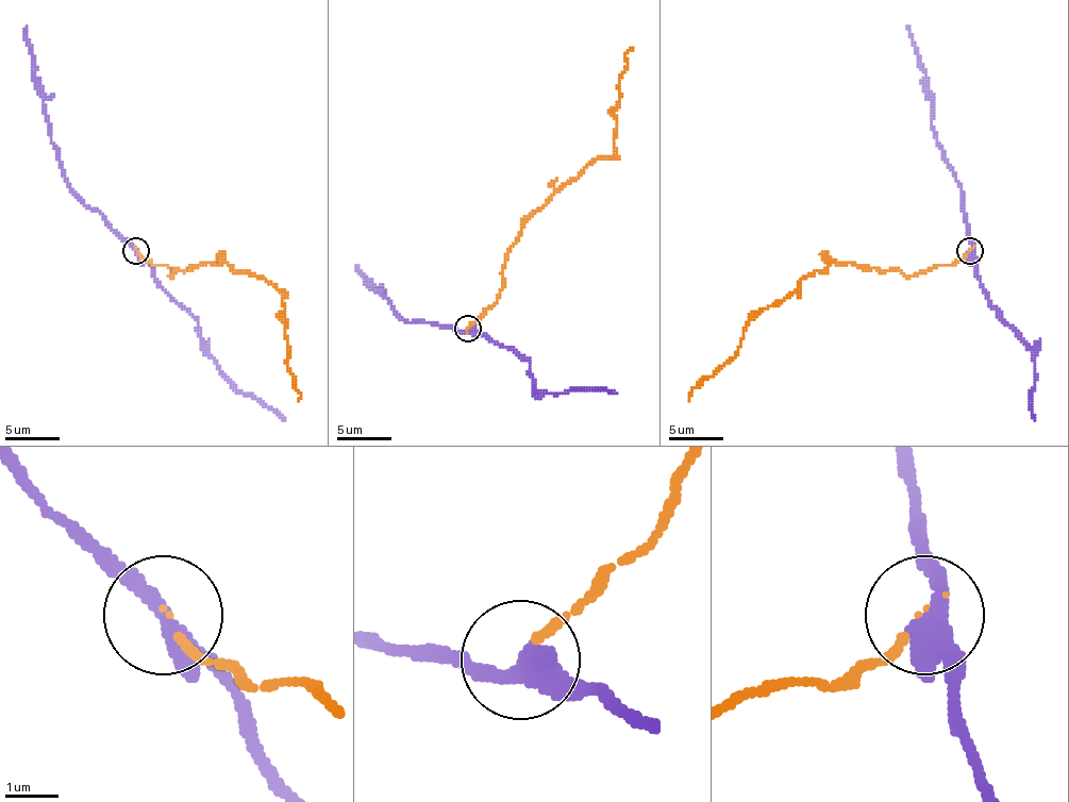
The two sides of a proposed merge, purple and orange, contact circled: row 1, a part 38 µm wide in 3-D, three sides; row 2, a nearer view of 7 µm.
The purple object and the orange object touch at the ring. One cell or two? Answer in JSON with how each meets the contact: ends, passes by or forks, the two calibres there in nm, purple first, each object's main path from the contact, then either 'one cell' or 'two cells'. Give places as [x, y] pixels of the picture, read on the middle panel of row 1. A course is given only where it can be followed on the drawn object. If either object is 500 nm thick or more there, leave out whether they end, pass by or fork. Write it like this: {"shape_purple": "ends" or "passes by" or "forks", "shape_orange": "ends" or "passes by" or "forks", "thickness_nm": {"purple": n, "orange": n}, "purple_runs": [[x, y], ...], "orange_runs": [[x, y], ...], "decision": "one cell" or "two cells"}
{"shape_purple": "forks", "shape_orange": "ends", "thickness_nm": {"purple": 320, "orange": 90}, "purple_runs": [[467, 328], [453, 330], [402, 317], [383, 295], [369, 287], [358, 265]], "orange_runs": [[469, 328], [502, 287], [502, 265], [521, 227], [556, 191], [614, 153], [614, 110], [630, 48]], "decision": "two cells"}

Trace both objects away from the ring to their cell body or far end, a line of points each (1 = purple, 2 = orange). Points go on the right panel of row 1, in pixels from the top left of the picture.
1: (969, 251), (971, 238), (958, 186), (936, 140), (929, 78), (906, 26)
2: (969, 251), (953, 265), (906, 276), (833, 263), (763, 308), (738, 352), (697, 385), (689, 401)

